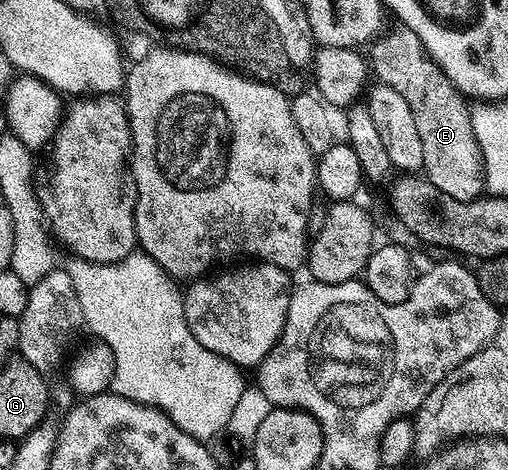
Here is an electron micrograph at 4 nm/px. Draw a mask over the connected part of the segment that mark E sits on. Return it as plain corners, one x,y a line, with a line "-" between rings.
395,24
392,30
384,29
370,43
370,50
369,66
374,77
376,74
379,77
376,79
382,85
393,88
393,92
398,92
413,112
413,121
417,124
417,133
421,136
421,148
425,151
423,170
426,178
434,186
441,188
441,192
449,192
449,196
453,196
453,200
472,202
474,198
484,197
483,157
481,148
477,144
477,136
473,132
472,107
469,105
468,99
449,80
449,76
445,76
445,72
441,72
439,65
432,58
424,55
421,40
417,40
417,36
408,26

